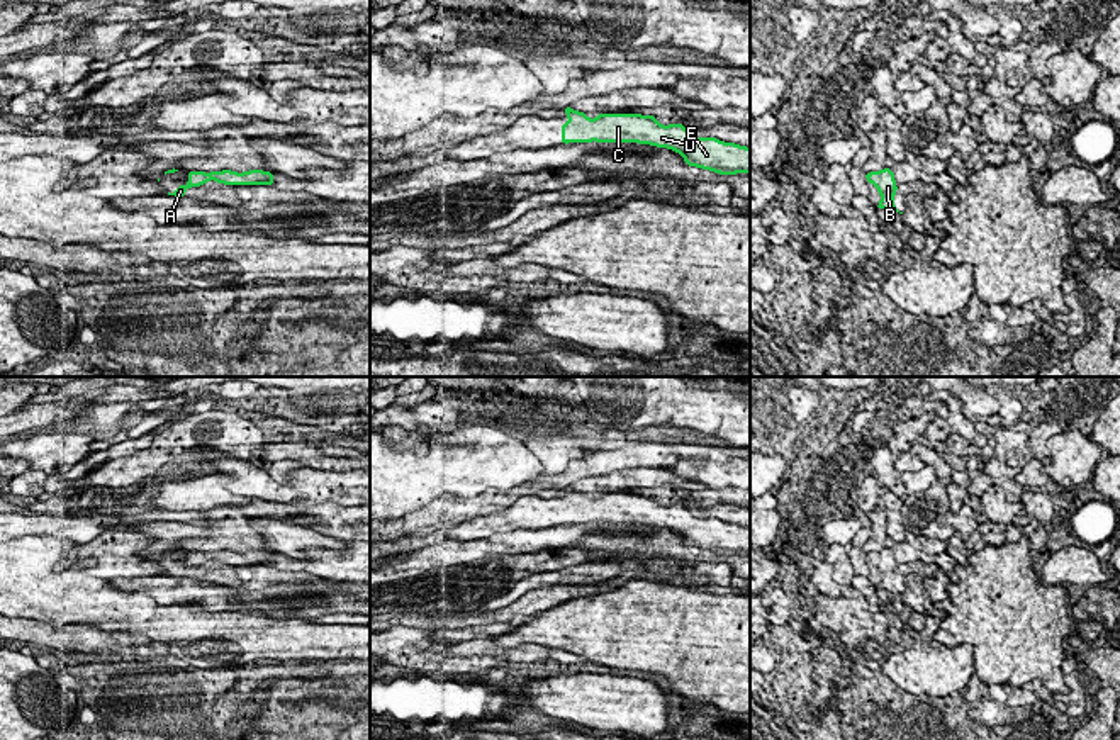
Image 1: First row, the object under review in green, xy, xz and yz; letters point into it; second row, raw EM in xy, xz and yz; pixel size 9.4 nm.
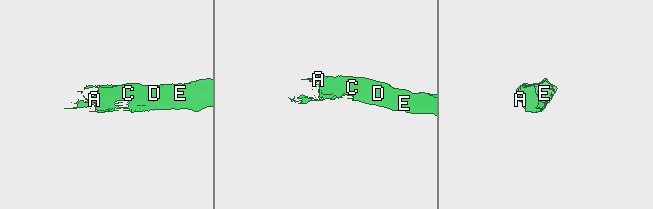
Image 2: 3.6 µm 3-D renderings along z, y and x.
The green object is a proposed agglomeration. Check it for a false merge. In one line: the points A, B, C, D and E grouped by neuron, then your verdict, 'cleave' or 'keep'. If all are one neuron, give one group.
A B C D E | keep

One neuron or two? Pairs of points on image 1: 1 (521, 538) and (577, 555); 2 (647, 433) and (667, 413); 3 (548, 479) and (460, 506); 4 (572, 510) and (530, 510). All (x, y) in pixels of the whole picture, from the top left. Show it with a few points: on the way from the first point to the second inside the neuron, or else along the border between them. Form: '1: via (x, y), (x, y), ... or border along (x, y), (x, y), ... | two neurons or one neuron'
1: border along (574, 545), (521, 552), (518, 555) | two neurons
2: border along (679, 426), (635, 426), (628, 431) | two neurons
3: via (526, 487), (482, 504) | one neuron
4: via (562, 510), (540, 510) | one neuron

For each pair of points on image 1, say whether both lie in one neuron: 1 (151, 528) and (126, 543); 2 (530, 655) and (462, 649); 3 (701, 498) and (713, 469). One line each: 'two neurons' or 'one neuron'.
1: two neurons
2: one neuron
3: two neurons

